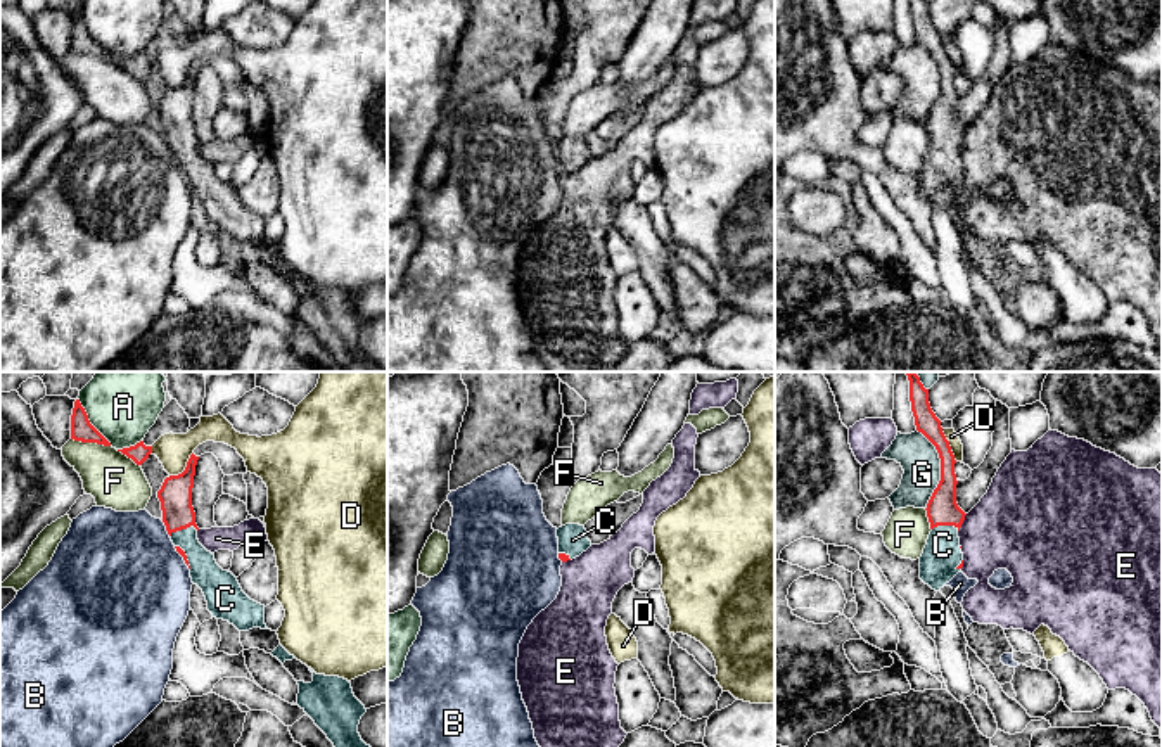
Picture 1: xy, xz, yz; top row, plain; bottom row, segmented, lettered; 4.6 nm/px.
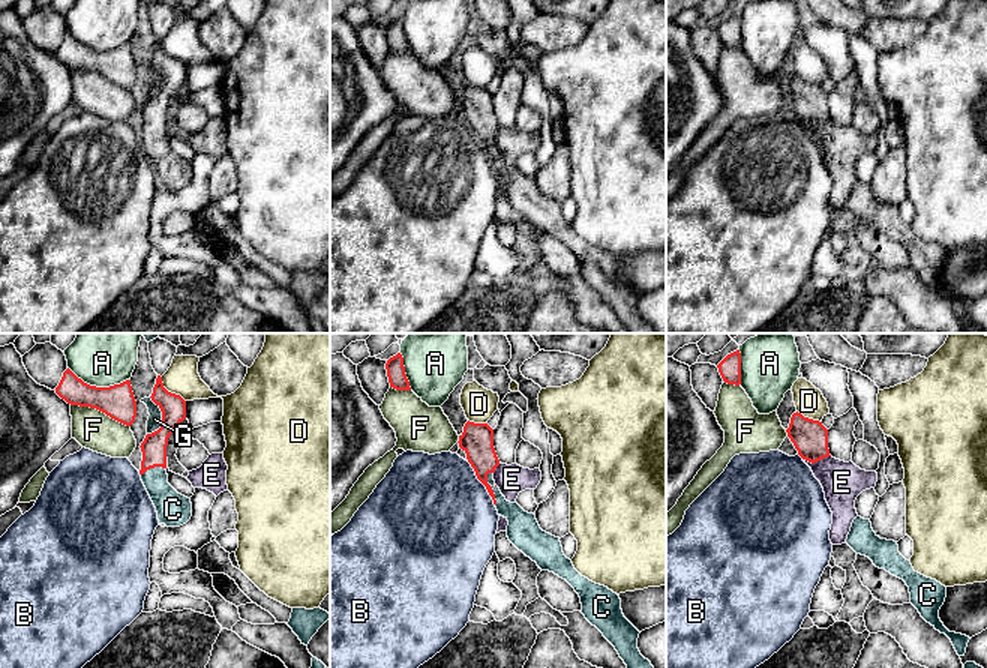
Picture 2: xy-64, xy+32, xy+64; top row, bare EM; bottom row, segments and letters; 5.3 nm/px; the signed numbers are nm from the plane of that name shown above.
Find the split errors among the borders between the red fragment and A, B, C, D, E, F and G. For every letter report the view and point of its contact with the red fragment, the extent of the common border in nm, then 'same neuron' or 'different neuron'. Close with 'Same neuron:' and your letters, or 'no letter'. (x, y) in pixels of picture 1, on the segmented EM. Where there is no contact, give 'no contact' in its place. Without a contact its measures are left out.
A: xy (89, 422) | 280 nm | different neuron
B: xy (166, 528) | 80 nm | different neuron
C: xy (184, 528) | 140 nm | same neuron
D: xy (185, 467) | 160 nm | different neuron
E: yz (962, 523) | 100 nm | different neuron
F: xy (90, 441) | 190 nm | different neuron
G: yz (941, 469) | 380 nm | different neuron
Same neuron: C

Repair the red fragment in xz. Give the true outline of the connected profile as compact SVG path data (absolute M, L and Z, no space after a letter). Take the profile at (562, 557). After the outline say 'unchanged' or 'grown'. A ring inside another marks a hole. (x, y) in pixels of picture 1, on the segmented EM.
M565 524L559 527L557 538L559 538L559 559L562 562L579 557L591 546L584 526L579 524Z; grown

